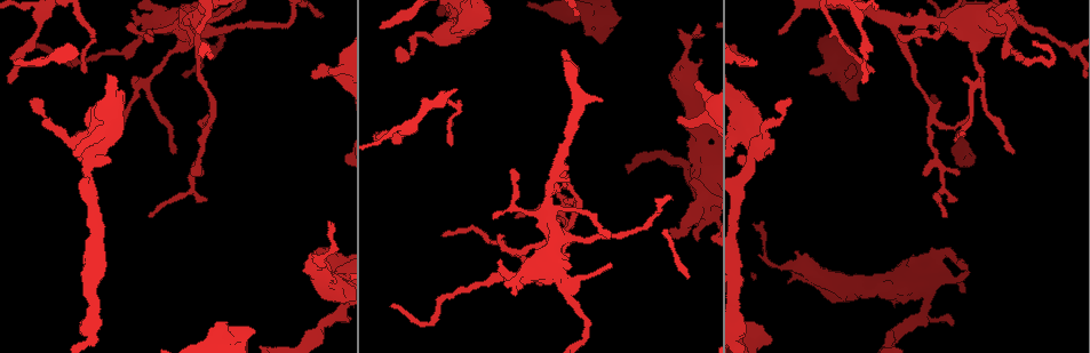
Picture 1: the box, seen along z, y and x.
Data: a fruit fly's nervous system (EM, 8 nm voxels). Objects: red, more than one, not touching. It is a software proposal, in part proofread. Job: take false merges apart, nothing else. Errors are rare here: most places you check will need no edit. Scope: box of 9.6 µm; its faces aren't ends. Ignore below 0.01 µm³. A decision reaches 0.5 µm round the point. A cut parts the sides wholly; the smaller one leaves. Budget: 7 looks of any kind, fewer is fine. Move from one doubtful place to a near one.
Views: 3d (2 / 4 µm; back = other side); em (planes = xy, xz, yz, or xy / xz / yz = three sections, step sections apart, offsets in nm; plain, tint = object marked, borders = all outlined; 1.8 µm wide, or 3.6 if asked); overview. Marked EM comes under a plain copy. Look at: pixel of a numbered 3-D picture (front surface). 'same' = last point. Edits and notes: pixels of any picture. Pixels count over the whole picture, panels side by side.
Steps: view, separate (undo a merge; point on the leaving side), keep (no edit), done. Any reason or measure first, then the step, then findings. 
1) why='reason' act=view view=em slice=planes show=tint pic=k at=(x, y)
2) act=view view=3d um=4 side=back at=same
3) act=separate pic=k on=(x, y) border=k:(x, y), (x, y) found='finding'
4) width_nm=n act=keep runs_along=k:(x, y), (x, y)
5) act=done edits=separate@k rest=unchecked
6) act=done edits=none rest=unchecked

why='calibre changes' act=view view=3d um=2 pic=1 at=(849, 73)

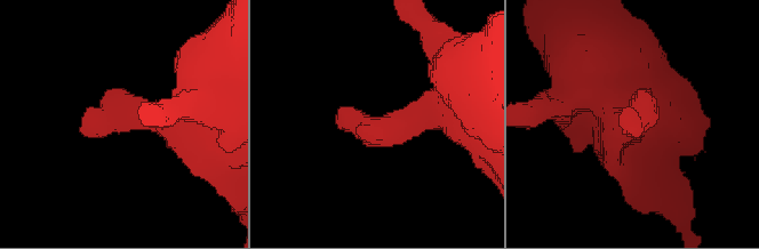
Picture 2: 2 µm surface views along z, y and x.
act=view view=em slice=xy step=16 show=tint pic=2 at=(124, 113)

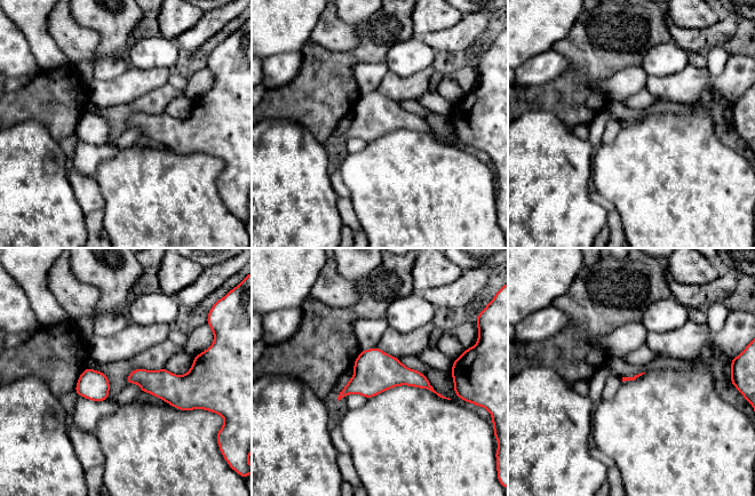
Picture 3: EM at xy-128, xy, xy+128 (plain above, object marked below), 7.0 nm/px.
why='another direction' act=view view=em slice=xz step=16 show=tint at=same

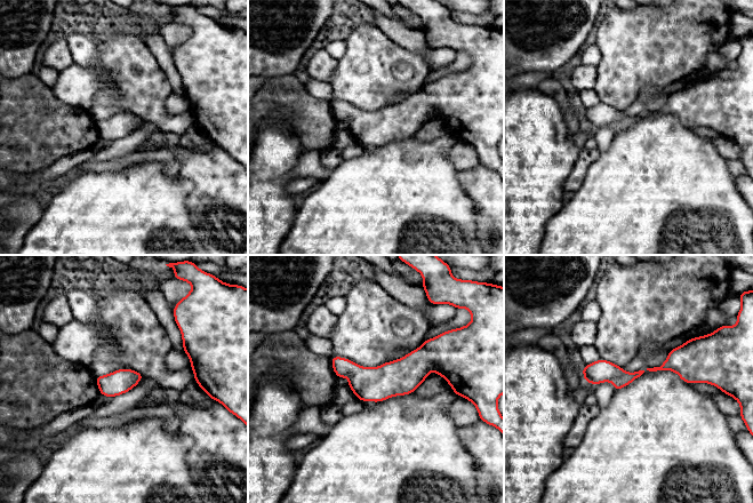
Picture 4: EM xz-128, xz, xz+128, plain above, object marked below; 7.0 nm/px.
width_nm=140 act=keep runs_along=4:(585, 369), (635, 375), (685, 366), (698, 377) found='continuous, no second neuron'

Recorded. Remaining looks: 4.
why='sudden change in width' act=view view=em um=3.6 slice=xz step=8 show=tint pic=1 at=(979, 31)

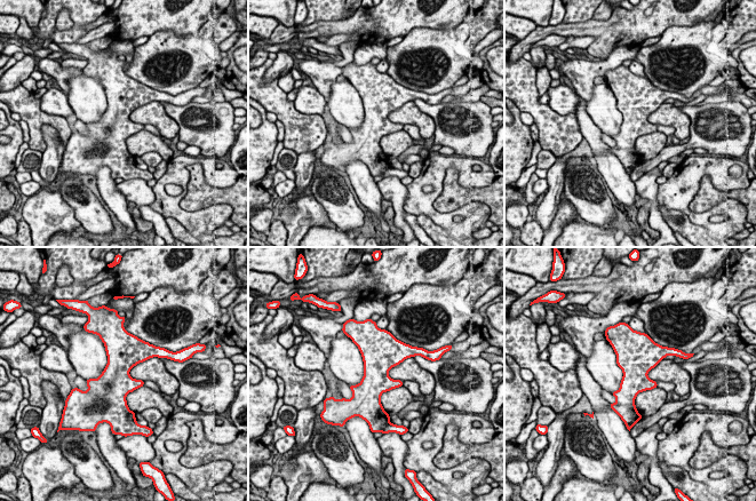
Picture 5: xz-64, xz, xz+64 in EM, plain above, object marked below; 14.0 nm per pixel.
act=view view=em um=3.6 slice=planes show=tint at=same

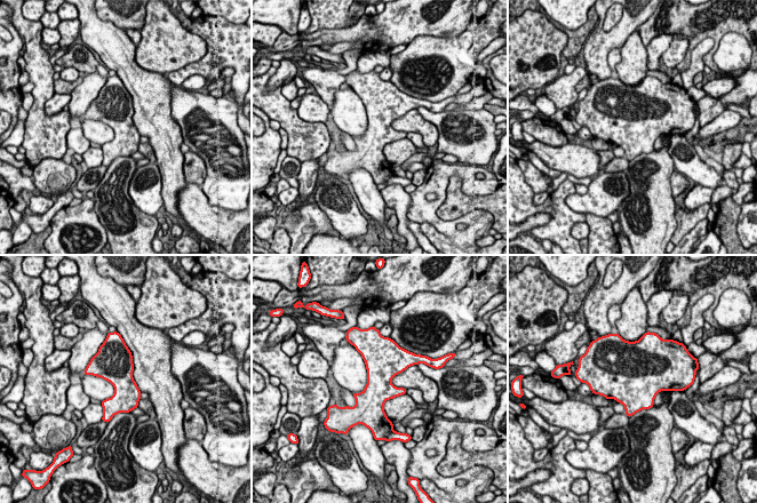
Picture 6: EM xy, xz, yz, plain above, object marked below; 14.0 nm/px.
act=keep found='one neuron here'

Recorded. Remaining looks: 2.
why='thick turns thin' act=view view=em um=3.6 slice=yz step=16 show=tint pic=1 at=(751, 147)

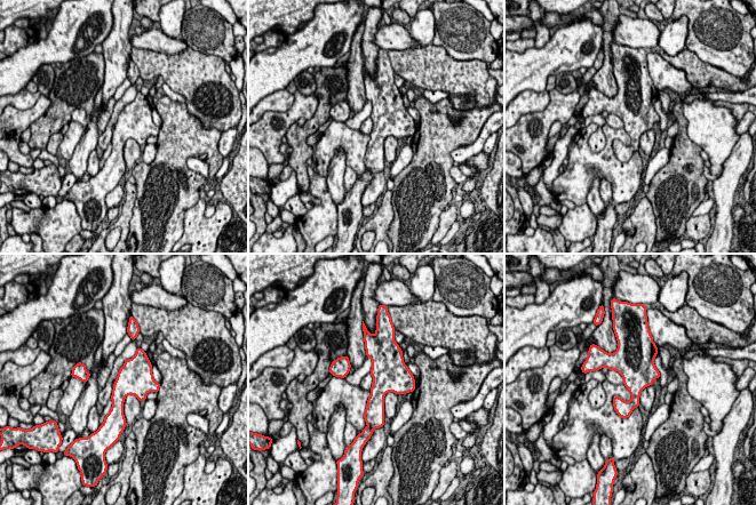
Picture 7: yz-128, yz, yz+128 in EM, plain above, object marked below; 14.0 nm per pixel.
width_nm=340 act=keep found='all the same neuron'

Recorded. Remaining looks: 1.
act=done edits=none rest=unchecked

